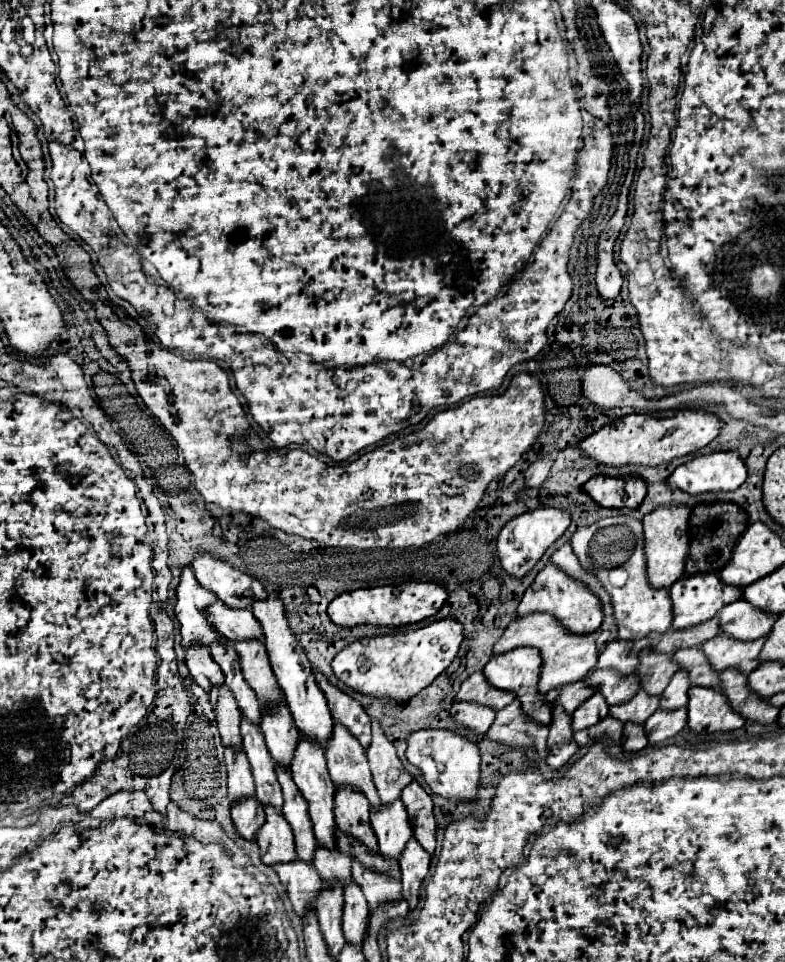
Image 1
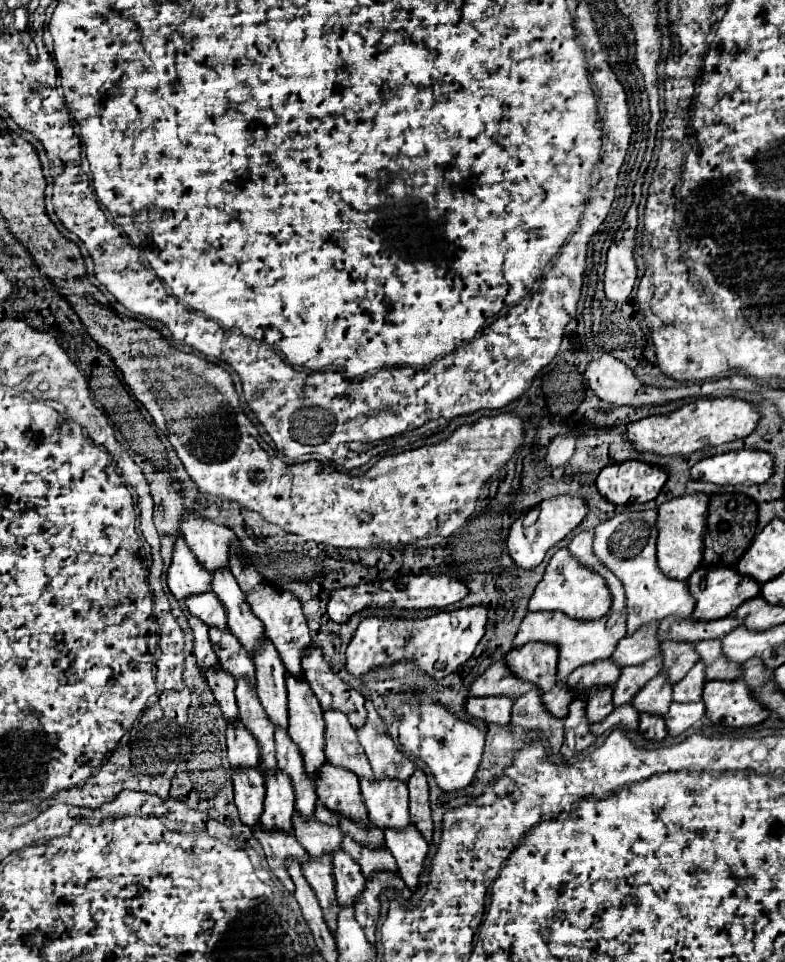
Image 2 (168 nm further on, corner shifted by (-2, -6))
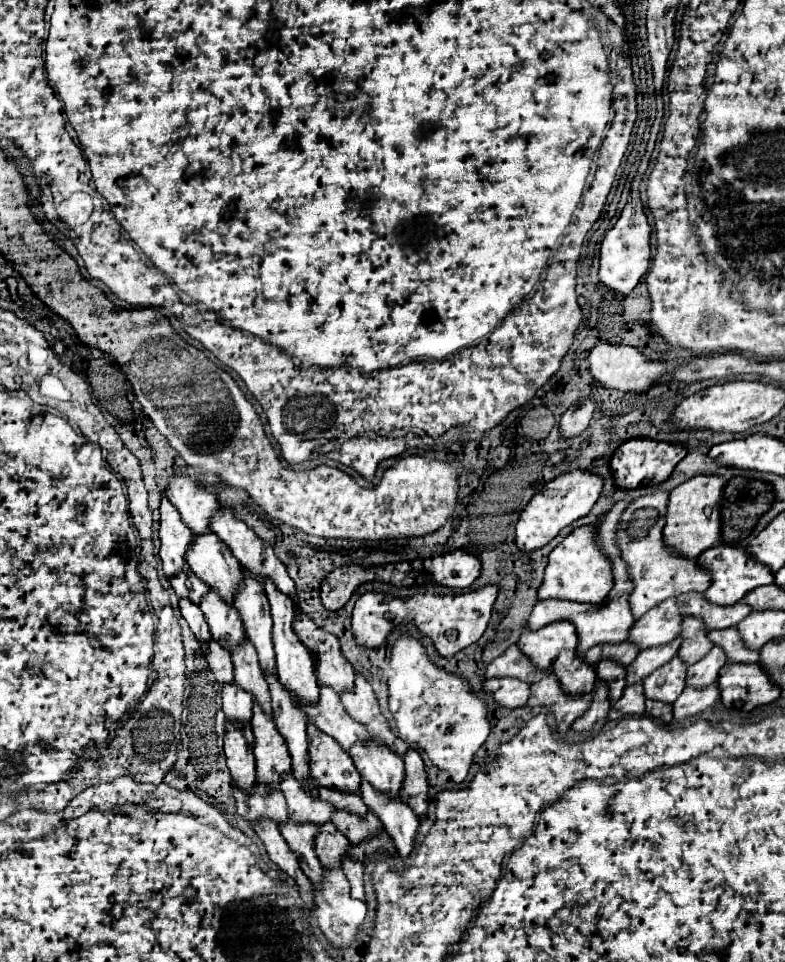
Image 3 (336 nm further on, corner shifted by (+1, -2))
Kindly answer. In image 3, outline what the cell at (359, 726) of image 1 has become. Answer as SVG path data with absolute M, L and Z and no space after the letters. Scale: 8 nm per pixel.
M302 610L294 616L294 632L298 632L300 640L314 656L318 684L330 684L336 692L350 690L354 686L354 668L342 656L340 642L334 634L318 628Z

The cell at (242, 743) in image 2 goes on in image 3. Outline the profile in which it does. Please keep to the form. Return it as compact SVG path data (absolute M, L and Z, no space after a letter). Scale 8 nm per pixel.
M224 684L222 688L222 710L228 720L250 720L252 696L238 684Z

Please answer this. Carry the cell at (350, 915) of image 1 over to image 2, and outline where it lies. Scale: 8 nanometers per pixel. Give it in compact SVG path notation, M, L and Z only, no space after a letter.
M337 852L333 856L333 874L335 874L335 890L341 908L351 908L357 902L357 896L365 890L365 876L361 876L361 868L345 852Z

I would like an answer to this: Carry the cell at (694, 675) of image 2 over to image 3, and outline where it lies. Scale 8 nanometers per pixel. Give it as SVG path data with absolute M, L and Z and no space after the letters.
M714 646L702 660L698 660L696 664L688 666L688 678L686 684L688 686L706 686L706 684L714 684L718 680L718 672L720 668L726 664L726 654L722 652L722 648Z

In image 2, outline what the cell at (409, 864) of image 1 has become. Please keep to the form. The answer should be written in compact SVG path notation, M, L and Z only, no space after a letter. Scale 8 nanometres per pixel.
M413 824L405 832L385 832L385 842L397 860L399 876L405 880L411 892L417 892L419 876L423 872L423 862L427 856L427 842Z

